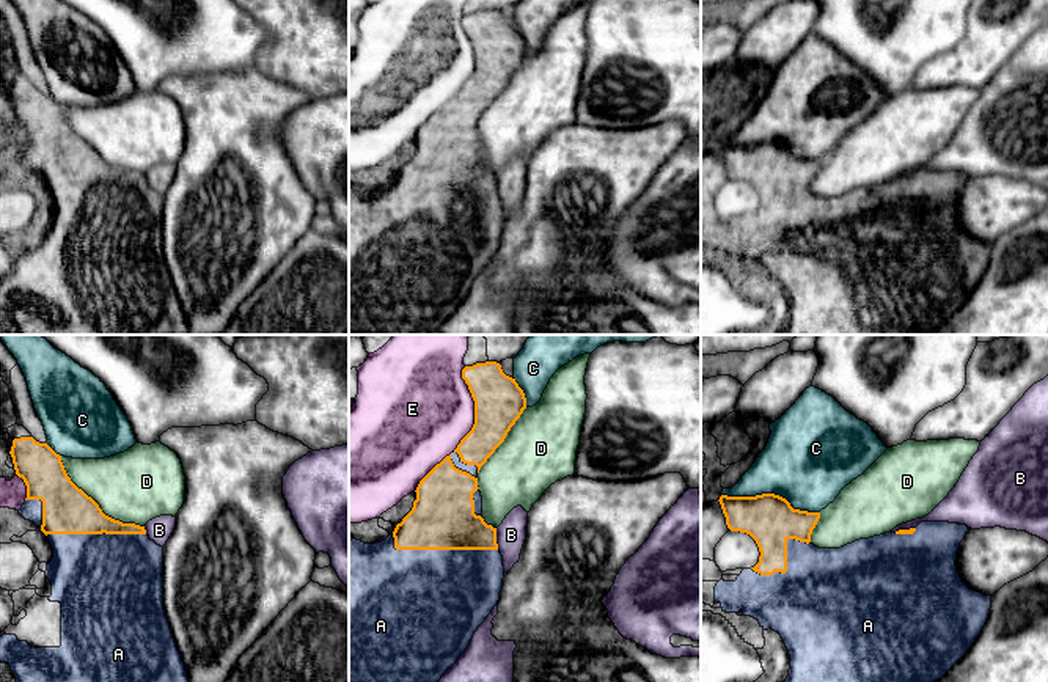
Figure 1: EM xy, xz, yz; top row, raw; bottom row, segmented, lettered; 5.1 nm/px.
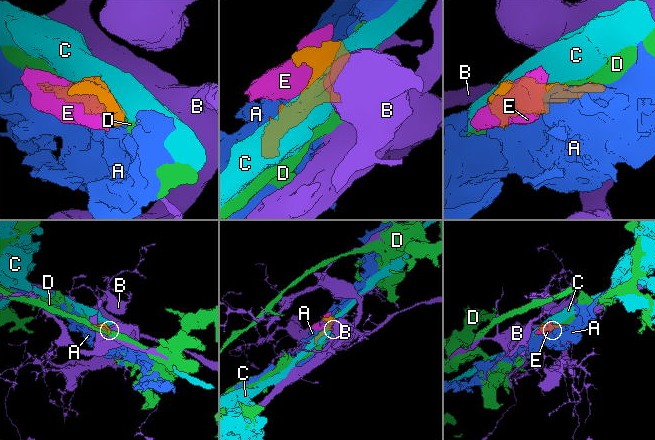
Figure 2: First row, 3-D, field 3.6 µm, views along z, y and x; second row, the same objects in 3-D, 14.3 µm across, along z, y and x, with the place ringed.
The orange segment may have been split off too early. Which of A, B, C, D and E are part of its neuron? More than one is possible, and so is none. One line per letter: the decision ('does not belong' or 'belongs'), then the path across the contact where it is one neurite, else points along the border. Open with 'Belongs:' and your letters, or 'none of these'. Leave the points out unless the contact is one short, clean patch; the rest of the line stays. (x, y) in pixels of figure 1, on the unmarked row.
Belongs: A
A: belongs
B: does not belong; border along xz (495, 176), (498, 197)
C: does not belong
D: does not belong
E: does not belong

